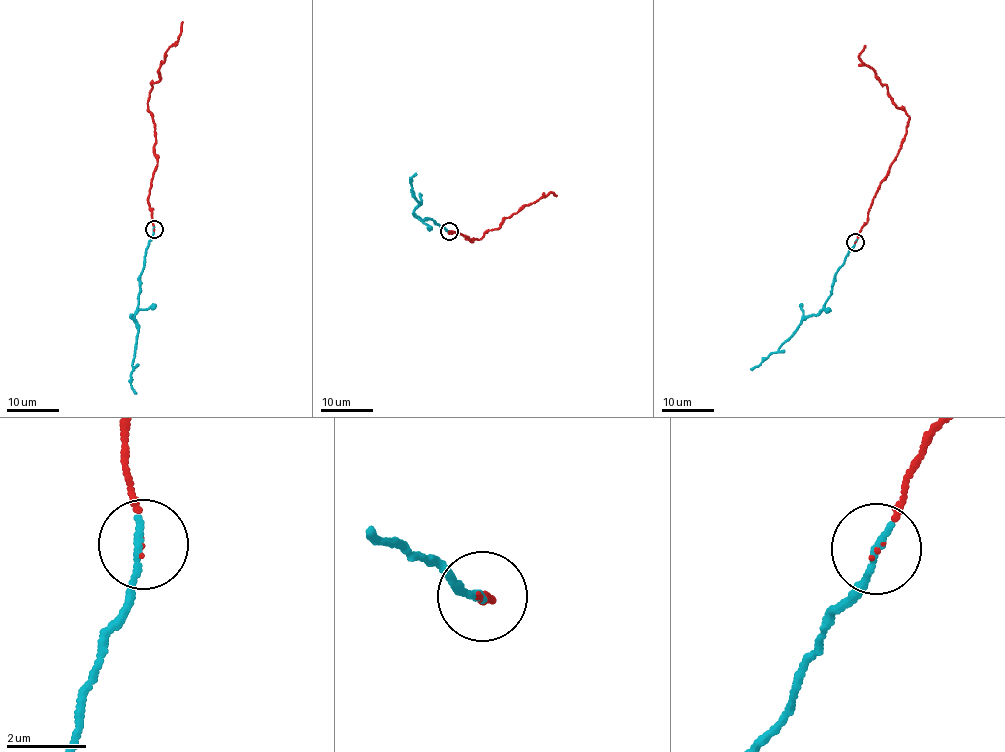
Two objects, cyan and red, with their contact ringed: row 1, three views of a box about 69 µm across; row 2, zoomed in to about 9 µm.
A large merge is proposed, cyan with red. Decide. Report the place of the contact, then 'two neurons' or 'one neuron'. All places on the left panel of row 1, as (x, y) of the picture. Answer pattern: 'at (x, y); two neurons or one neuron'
at (154, 229); one neuron

